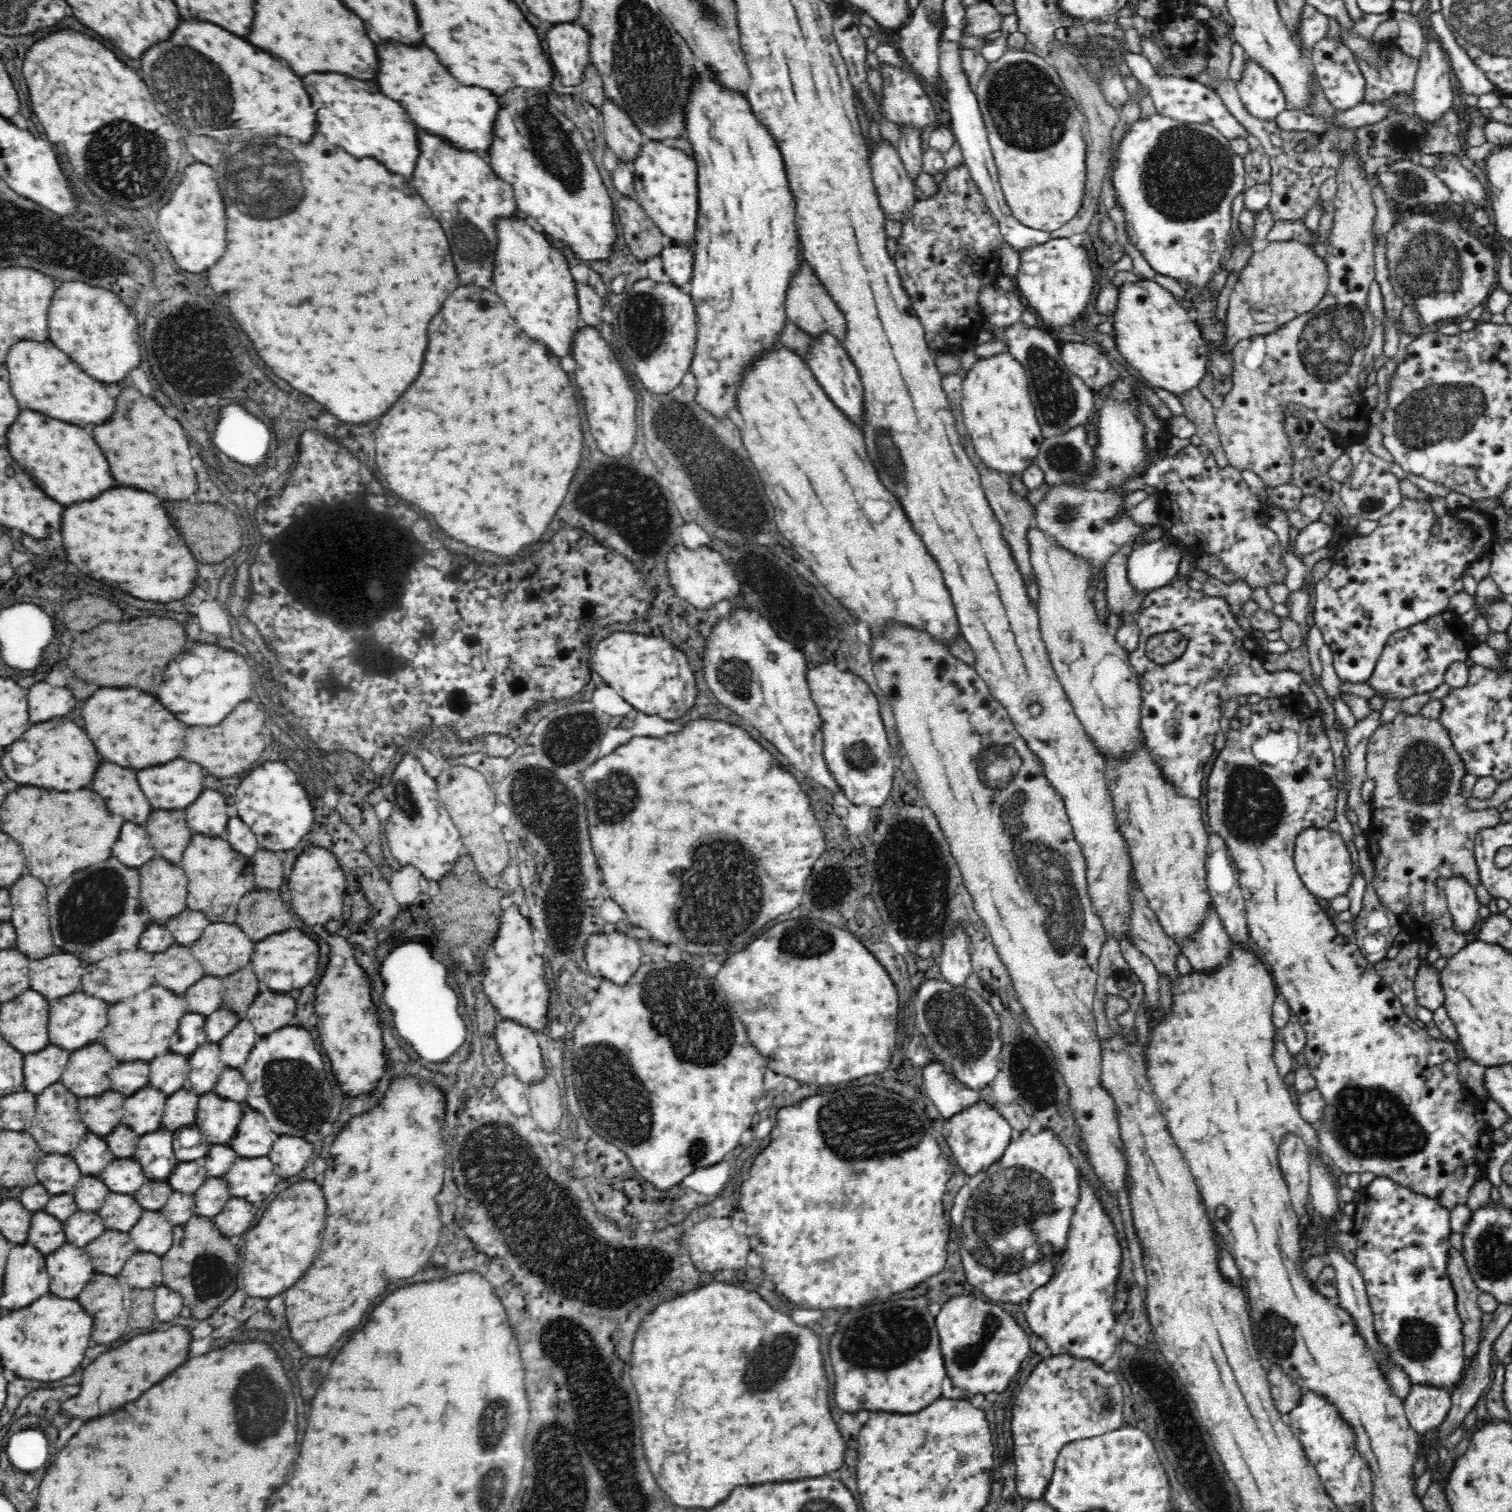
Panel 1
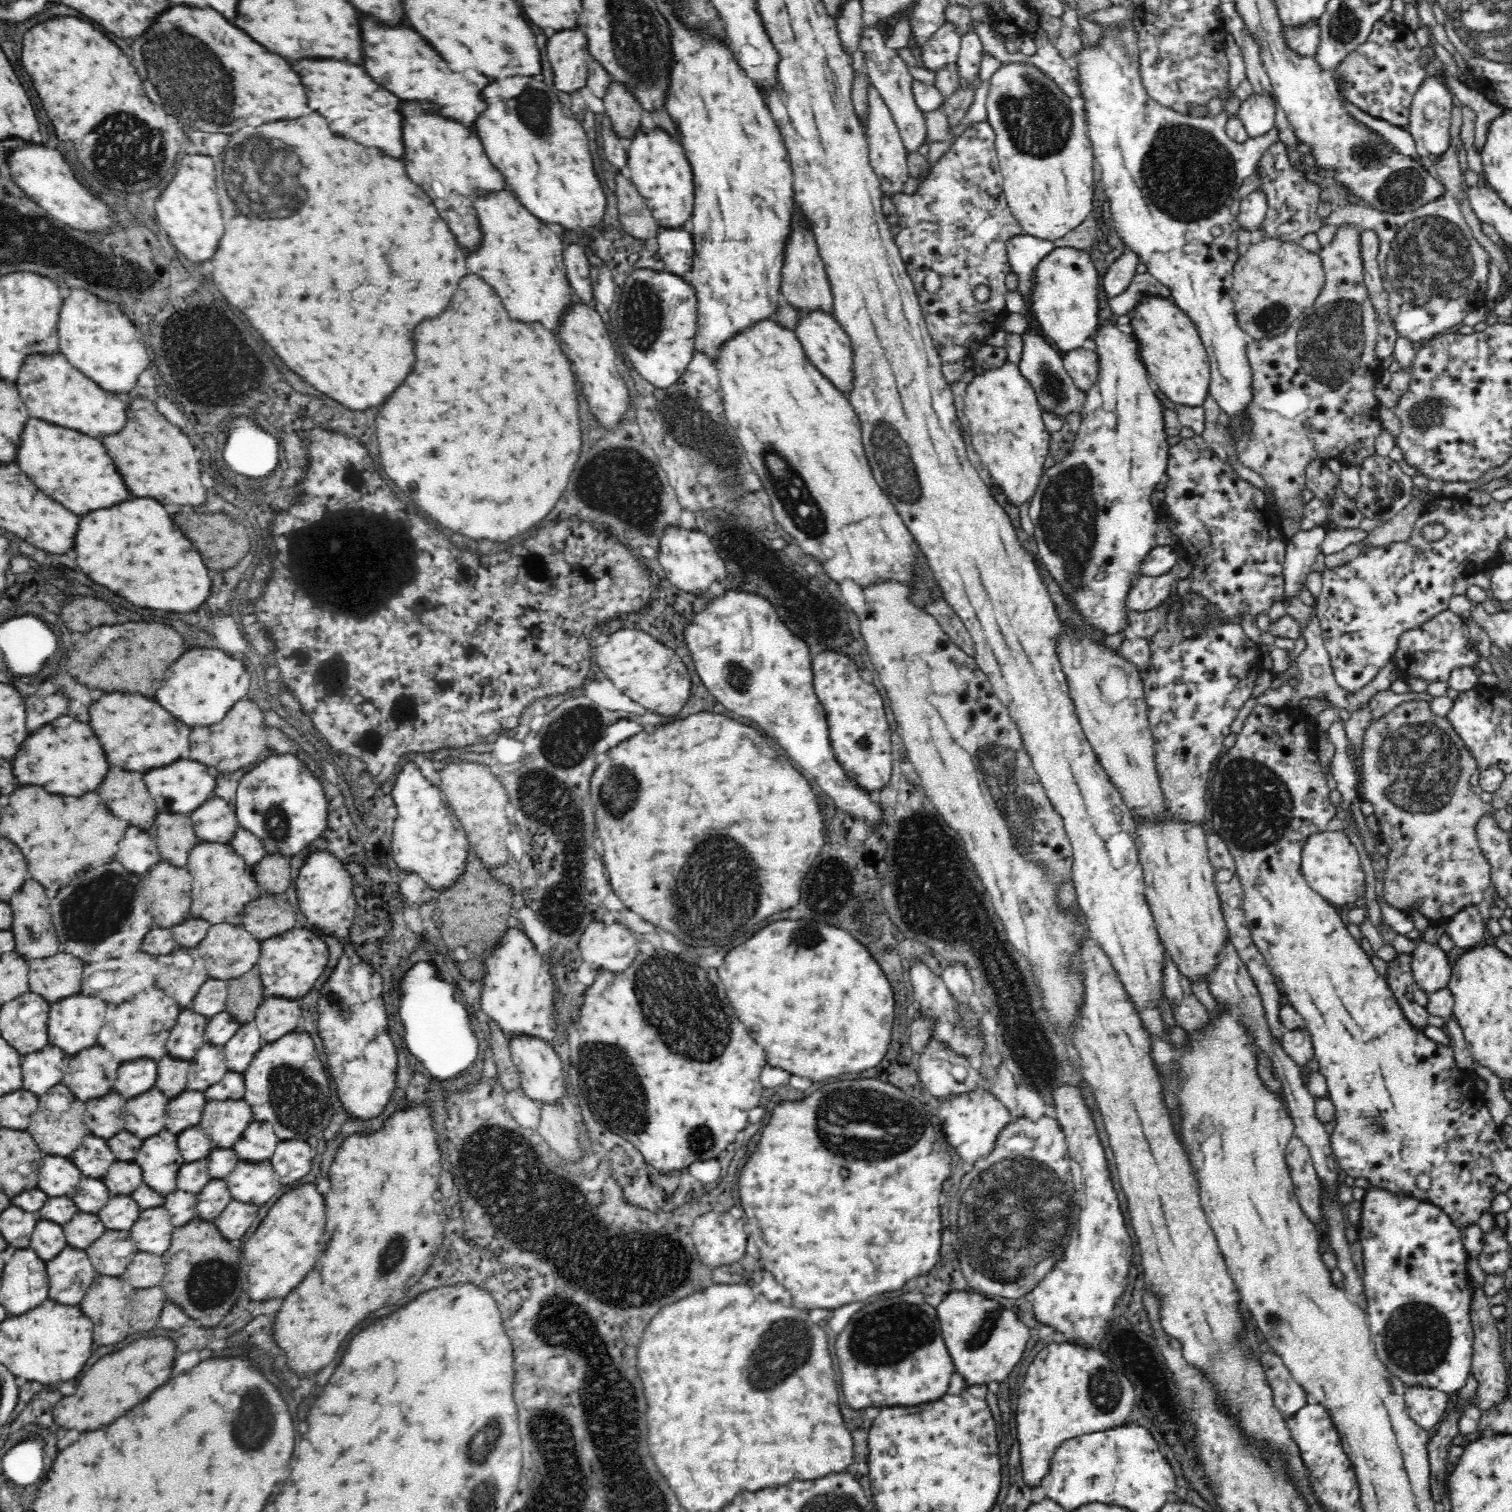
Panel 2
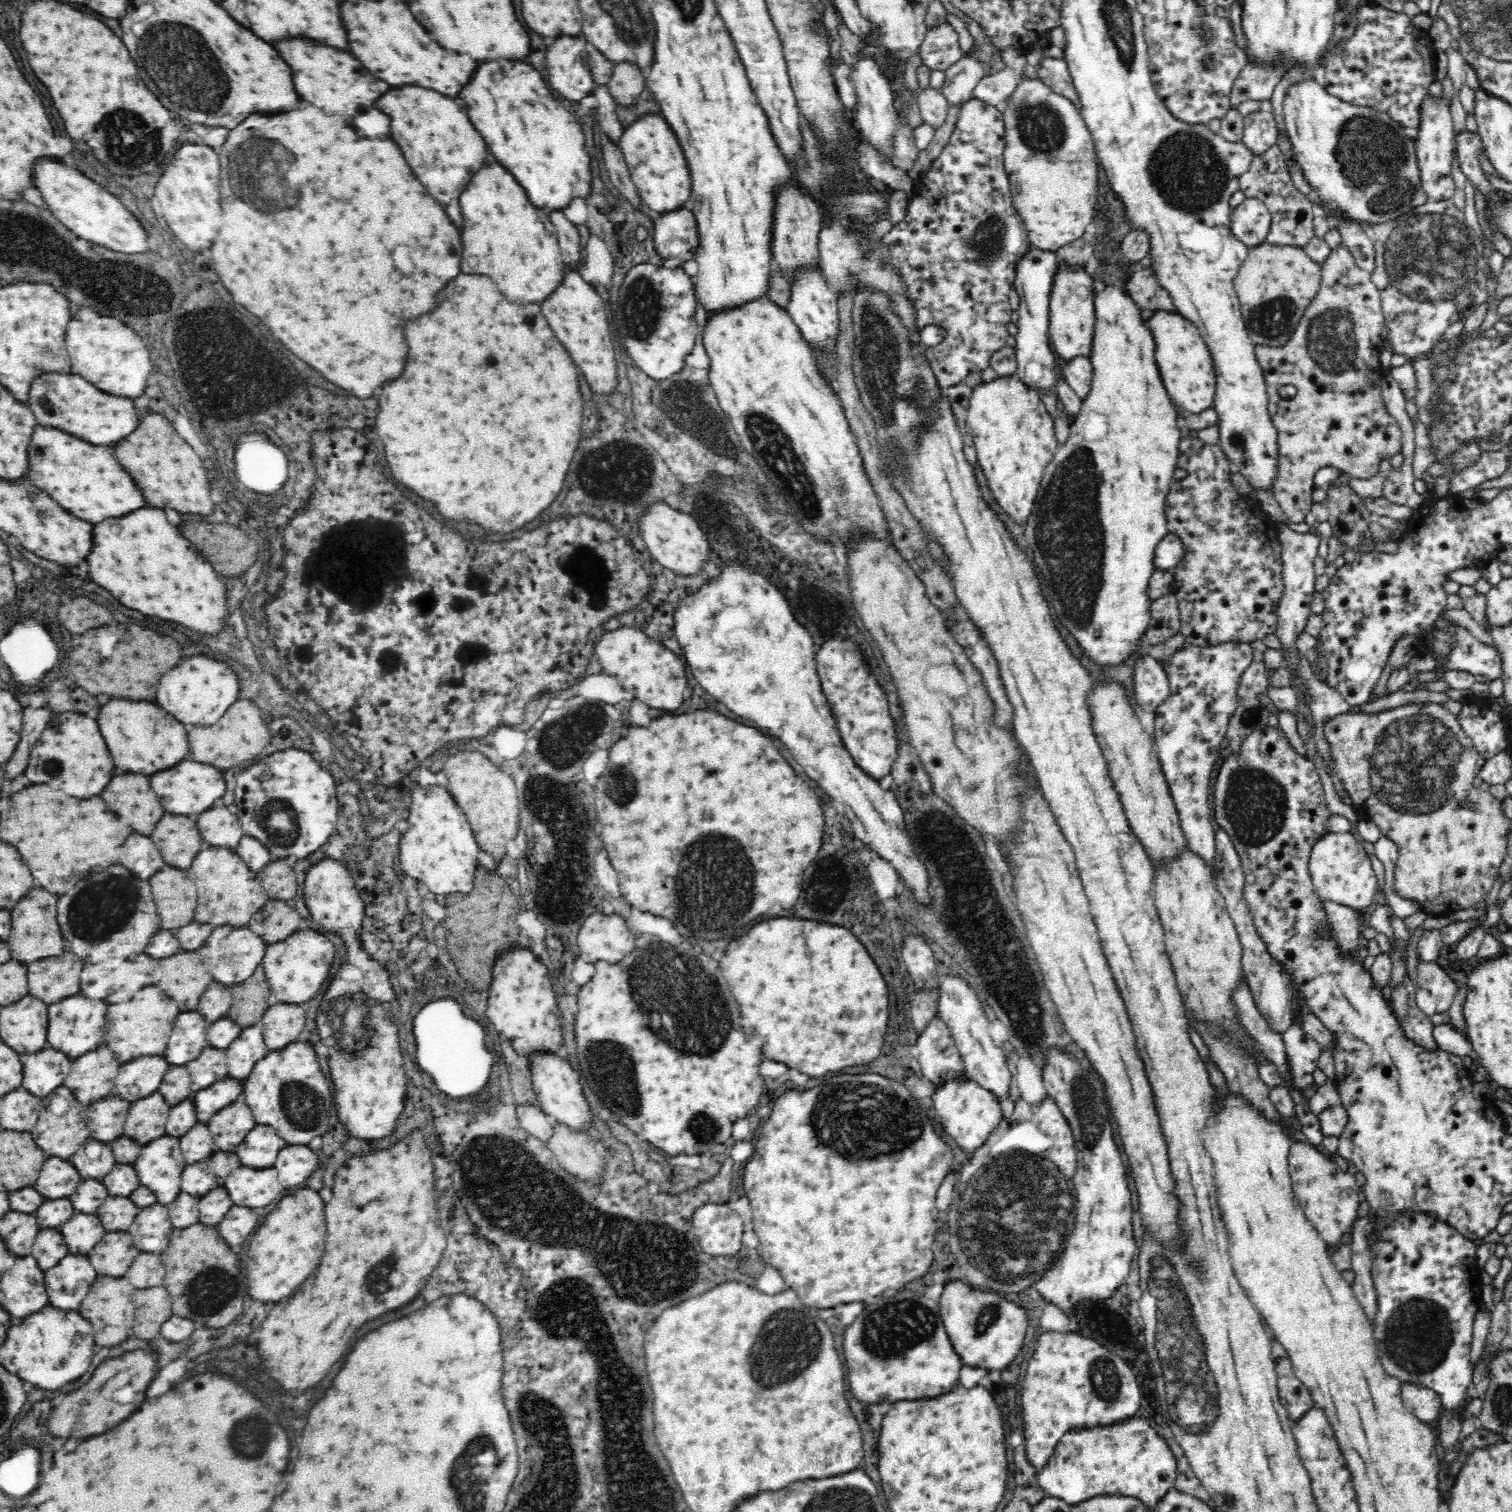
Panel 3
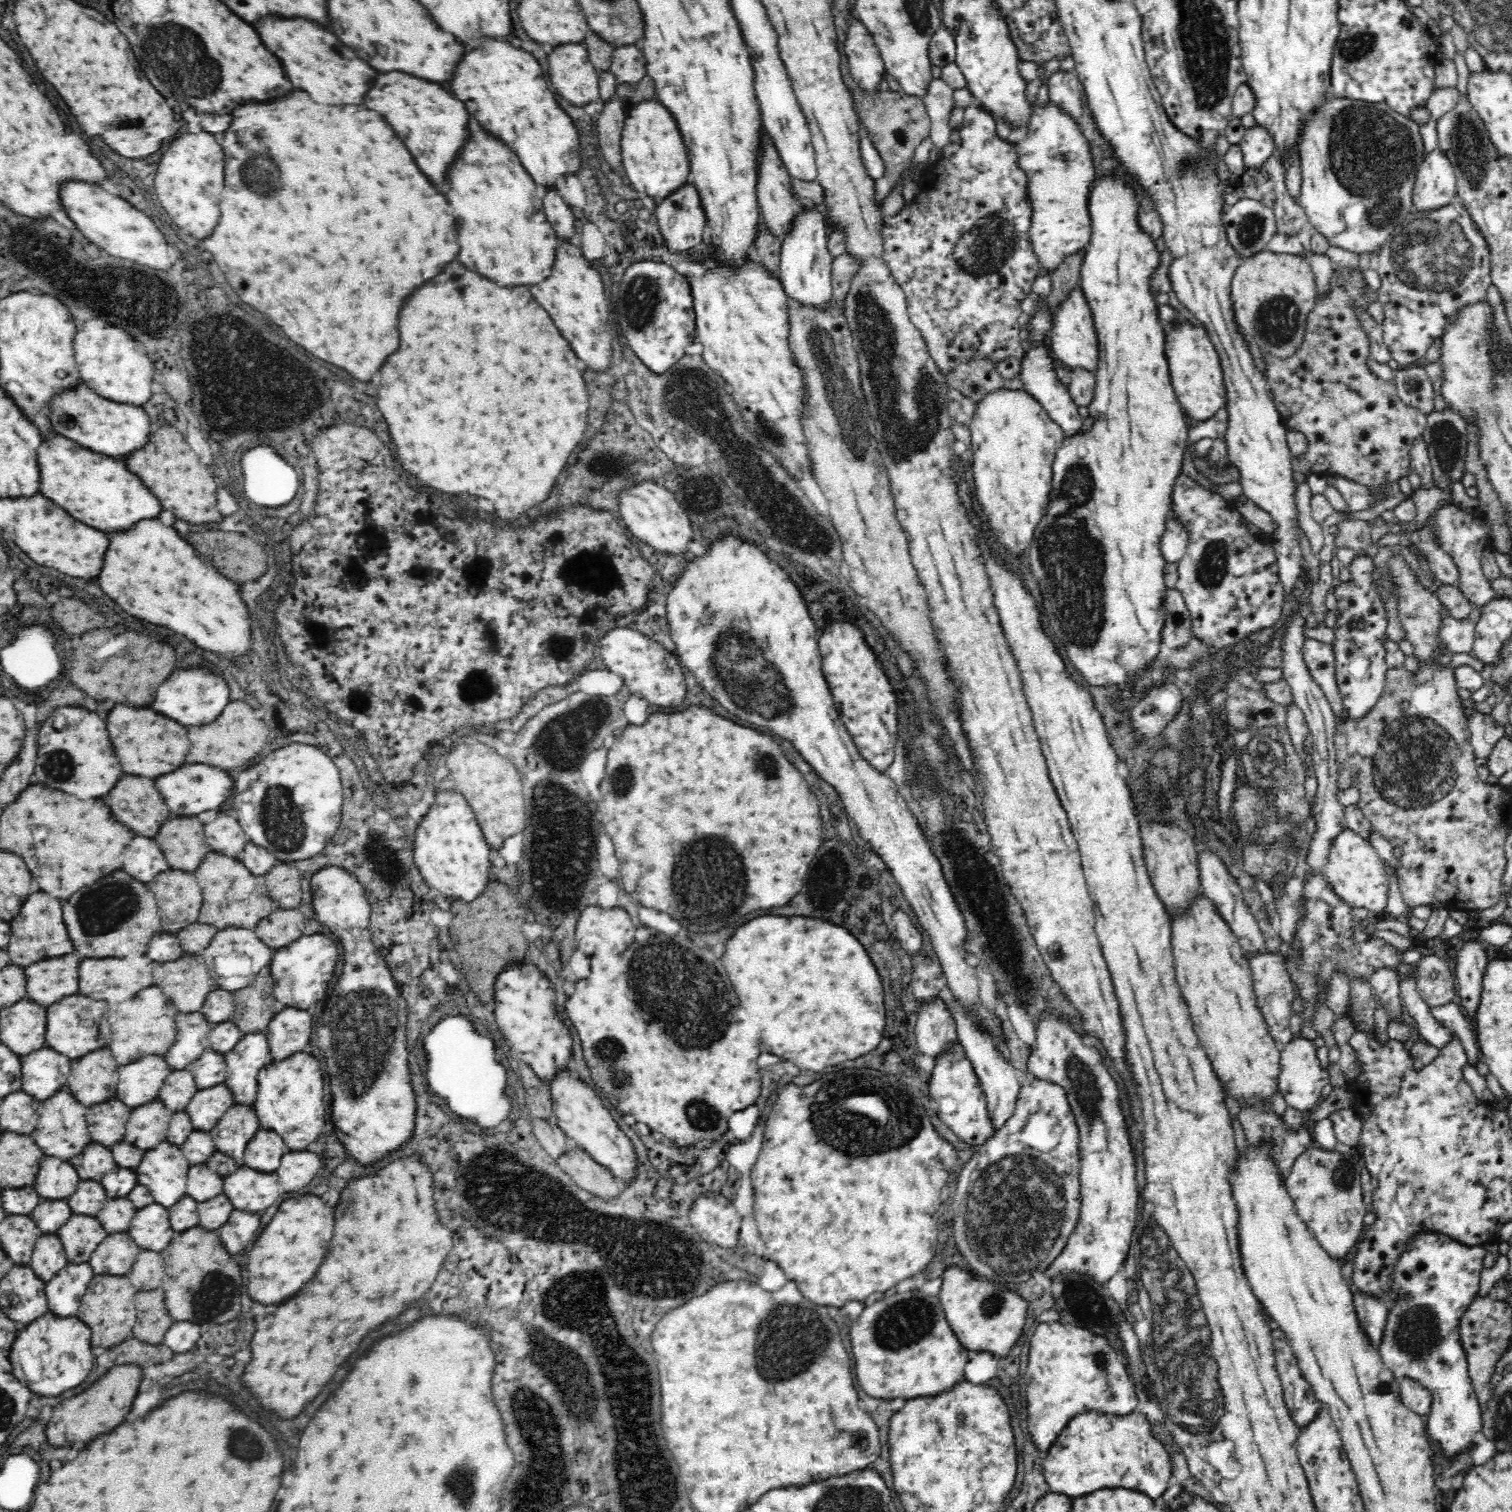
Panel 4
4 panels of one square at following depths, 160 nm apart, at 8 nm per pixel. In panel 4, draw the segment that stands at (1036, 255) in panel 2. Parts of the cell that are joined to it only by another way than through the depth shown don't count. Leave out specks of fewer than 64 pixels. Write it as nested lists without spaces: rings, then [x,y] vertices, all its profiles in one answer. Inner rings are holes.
[[[1034,297],[1035,300],[1041,302],[1041,312],[1036,317],[1030,318],[1030,325],[1028,326],[1029,338],[1026,342],[1032,342],[1032,346],[1029,350],[1026,350],[1021,362],[1019,377],[1022,380],[1023,390],[1030,393],[1044,407],[1049,417],[1062,428],[1066,438],[1077,436],[1083,432],[1082,424],[1085,424],[1086,420],[1080,416],[1079,406],[1074,402],[1067,386],[1059,381],[1056,373],[1054,373],[1054,358],[1050,355],[1047,345],[1047,335],[1053,327],[1053,318],[1048,313],[1048,307],[1044,303],[1045,298]]]

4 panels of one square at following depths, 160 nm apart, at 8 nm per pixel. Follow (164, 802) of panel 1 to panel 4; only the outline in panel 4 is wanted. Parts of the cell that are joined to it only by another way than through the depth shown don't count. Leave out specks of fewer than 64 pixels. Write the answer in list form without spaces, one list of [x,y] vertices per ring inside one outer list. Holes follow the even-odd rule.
[[[192,764],[192,766],[178,768],[170,776],[158,778],[158,790],[162,792],[170,812],[174,812],[178,816],[184,816],[184,814],[196,816],[206,810],[218,810],[232,796],[234,782],[224,770],[216,770],[206,764]]]

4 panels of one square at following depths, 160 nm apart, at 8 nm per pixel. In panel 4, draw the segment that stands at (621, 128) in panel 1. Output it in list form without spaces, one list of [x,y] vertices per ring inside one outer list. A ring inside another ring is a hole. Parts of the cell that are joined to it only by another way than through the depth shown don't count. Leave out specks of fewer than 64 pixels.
[[[628,43],[614,47],[610,71],[616,75],[618,82],[637,84],[646,72],[647,62],[638,43]]]

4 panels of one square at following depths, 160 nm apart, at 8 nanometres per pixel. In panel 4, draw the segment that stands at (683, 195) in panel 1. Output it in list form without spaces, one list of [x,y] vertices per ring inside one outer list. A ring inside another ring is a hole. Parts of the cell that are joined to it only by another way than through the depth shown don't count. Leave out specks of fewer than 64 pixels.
[[[642,100],[627,107],[621,132],[621,164],[633,188],[641,195],[664,198],[687,182],[690,171],[688,147],[677,120],[660,100]]]

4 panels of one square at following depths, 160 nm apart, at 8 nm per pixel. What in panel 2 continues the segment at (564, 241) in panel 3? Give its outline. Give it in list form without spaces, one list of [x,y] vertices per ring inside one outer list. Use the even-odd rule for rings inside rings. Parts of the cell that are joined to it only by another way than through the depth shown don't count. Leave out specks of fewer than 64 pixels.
[[[570,238],[568,246],[563,248],[563,258],[574,298],[576,301],[584,301],[585,304],[592,304],[594,295],[592,295],[589,263],[585,249],[577,242],[571,242]]]

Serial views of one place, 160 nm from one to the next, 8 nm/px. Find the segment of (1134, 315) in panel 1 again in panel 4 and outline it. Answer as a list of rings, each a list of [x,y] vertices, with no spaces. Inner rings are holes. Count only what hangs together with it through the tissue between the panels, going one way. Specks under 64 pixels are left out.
[[[1189,322],[1176,324],[1176,326],[1167,326],[1166,331],[1166,357],[1169,358],[1169,368],[1174,392],[1185,414],[1188,414],[1194,420],[1199,420],[1199,422],[1206,422],[1212,416],[1216,416],[1218,410],[1226,407],[1226,402],[1228,401],[1226,383],[1224,383],[1225,370],[1223,370],[1220,353],[1218,353],[1207,332],[1202,328],[1190,326]]]

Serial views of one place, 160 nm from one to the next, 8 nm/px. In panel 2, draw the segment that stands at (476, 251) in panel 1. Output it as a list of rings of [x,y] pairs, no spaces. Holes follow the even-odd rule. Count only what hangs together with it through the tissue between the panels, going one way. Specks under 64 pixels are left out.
[[[400,100],[398,106],[402,112],[402,158],[408,176],[430,194],[440,216],[450,224],[460,244],[474,244],[474,240],[478,240],[478,220],[470,208],[470,200],[474,200],[474,192],[482,192],[482,188],[506,188],[502,173],[490,161],[474,129],[440,114],[440,104]]]

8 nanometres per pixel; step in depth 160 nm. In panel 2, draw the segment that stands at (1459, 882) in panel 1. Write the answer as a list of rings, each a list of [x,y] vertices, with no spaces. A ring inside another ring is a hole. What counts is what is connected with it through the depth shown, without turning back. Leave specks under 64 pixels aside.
[[[1477,905],[1466,906],[1458,912],[1458,915],[1445,921],[1445,924],[1446,933],[1452,937],[1452,941],[1458,948],[1474,949],[1484,940],[1484,934],[1486,934]]]

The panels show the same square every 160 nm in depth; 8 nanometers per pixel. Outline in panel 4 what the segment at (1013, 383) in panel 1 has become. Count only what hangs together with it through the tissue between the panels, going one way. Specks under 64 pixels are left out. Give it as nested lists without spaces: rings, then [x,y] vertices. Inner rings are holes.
[[[1000,388],[990,392],[976,404],[970,430],[976,500],[996,536],[996,544],[1010,560],[1017,562],[1018,556],[1032,546],[1036,527],[1050,508],[1054,488],[1052,466],[1066,437],[1044,407],[1022,389]]]

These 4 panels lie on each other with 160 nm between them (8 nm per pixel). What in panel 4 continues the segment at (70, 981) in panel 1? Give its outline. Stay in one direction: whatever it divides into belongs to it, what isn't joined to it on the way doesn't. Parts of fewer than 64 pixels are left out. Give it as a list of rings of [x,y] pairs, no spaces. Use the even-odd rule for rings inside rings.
[[[64,956],[64,960],[44,960],[28,966],[26,988],[32,1002],[40,1006],[52,1006],[64,996],[78,992],[78,964],[76,956]]]

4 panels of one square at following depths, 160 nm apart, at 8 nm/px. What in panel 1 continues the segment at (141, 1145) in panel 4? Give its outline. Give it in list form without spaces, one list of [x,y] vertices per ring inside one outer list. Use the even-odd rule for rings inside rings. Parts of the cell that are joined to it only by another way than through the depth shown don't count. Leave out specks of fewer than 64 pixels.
[[[146,1086],[142,1092],[136,1092],[134,1096],[126,1098],[124,1104],[124,1124],[130,1126],[136,1134],[154,1132],[162,1126],[162,1114],[164,1114],[164,1102],[166,1094]]]

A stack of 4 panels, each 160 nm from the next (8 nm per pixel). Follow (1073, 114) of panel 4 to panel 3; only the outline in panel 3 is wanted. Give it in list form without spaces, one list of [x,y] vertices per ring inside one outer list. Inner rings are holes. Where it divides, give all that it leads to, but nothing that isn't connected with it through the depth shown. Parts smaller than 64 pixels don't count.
[[[1044,57],[1035,68],[1038,78],[1052,92],[1070,100],[1074,105],[1080,102],[1071,74],[1069,73],[1067,62],[1064,58]]]

